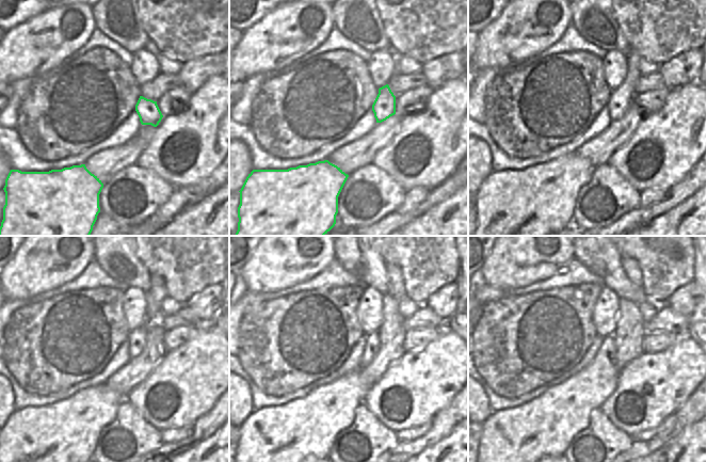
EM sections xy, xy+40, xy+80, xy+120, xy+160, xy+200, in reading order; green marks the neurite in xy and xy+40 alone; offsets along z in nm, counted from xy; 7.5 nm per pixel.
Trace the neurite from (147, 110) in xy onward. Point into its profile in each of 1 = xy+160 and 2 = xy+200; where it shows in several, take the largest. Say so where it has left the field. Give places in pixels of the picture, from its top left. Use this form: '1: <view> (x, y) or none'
1: xy+160 (273, 440)
2: xy+200 (512, 440)

